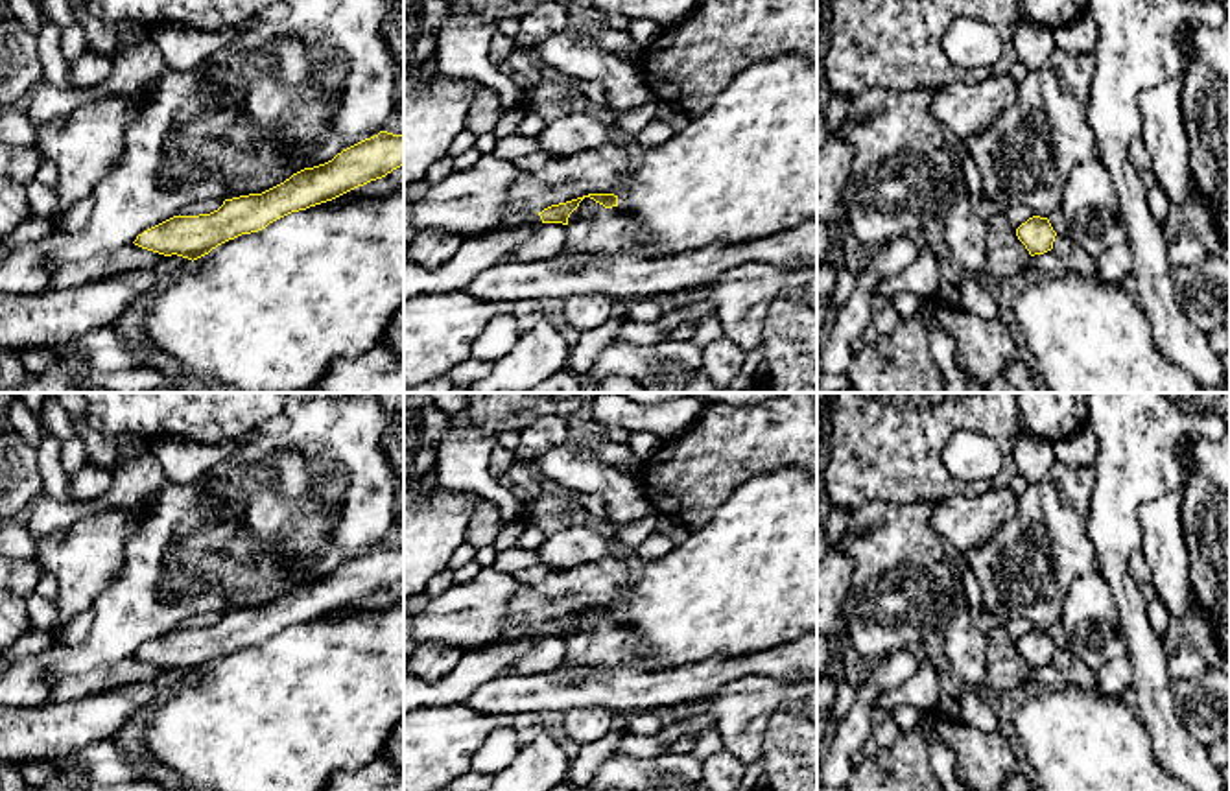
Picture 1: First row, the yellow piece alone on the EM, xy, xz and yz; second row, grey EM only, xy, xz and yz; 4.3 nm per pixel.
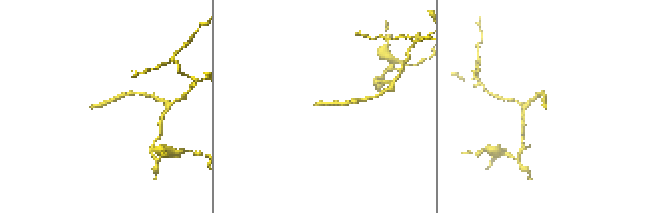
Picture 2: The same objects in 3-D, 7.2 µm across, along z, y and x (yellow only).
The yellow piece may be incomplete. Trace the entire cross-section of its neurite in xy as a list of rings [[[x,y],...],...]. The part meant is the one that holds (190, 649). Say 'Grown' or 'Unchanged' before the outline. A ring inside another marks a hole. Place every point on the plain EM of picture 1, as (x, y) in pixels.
Unchanged. [[[380,544],[262,607],[225,612],[210,627],[173,629],[138,647],[133,656],[194,675],[229,653],[258,645],[291,625],[332,614],[400,579],[404,579],[404,548]]]

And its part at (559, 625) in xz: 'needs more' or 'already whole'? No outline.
needs more

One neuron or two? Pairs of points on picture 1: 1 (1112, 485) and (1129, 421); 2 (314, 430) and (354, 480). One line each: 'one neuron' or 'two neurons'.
1: one neuron
2: one neuron

